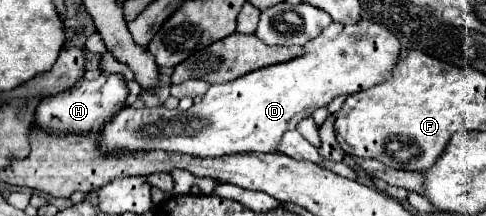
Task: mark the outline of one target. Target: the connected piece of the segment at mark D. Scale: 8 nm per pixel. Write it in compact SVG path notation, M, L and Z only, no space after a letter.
M359 20L357 24L339 24L339 22L331 22L317 38L313 38L311 42L307 42L303 46L303 54L299 58L293 58L291 62L283 62L283 64L275 64L275 66L265 66L259 70L253 70L251 74L245 74L233 82L225 82L225 84L215 84L209 88L209 92L203 96L203 100L195 102L189 110L167 110L165 106L157 106L157 108L133 108L127 106L123 110L119 110L119 114L115 114L115 118L111 118L111 122L107 122L105 130L103 130L103 148L105 150L171 150L171 152L181 152L181 154L191 154L191 156L223 156L223 154L233 154L233 152L277 152L277 142L279 138L287 132L287 130L295 130L297 124L311 116L317 108L327 106L333 98L337 96L349 96L361 90L367 90L375 84L381 84L385 80L391 78L395 64L399 62L399 40L395 38L393 32L389 32L385 26L375 24L371 20Z

